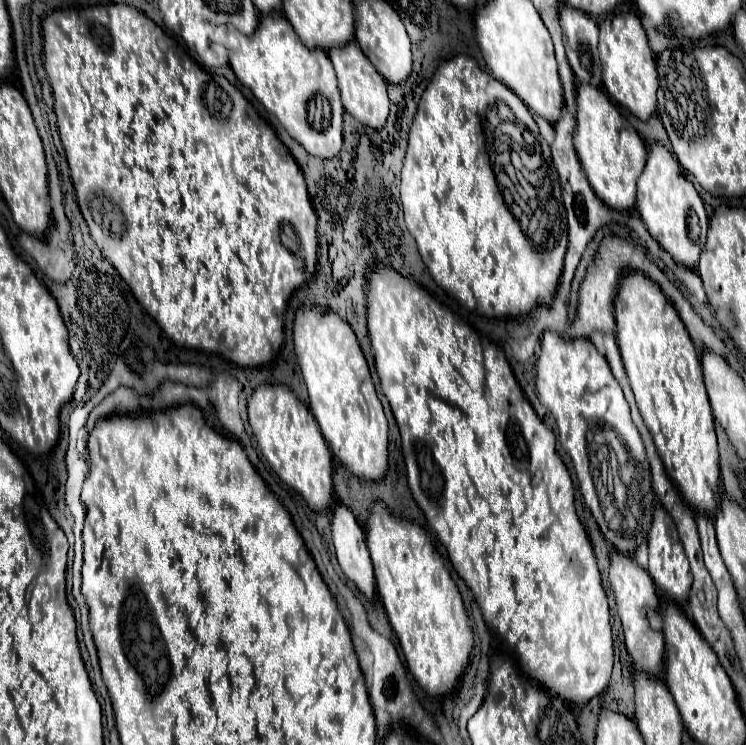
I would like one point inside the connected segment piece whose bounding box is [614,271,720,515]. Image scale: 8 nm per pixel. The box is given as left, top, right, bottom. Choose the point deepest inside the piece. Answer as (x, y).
(665, 374)

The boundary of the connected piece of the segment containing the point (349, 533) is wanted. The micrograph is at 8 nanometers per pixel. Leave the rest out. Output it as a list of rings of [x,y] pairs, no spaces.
[[[336,505],[332,519],[332,543],[336,547],[338,563],[344,575],[354,581],[368,599],[372,599],[376,593],[376,583],[364,539],[364,531],[352,511],[344,505]]]

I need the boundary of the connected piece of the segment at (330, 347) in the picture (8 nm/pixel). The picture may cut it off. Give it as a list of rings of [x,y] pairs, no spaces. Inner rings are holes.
[[[302,307],[294,319],[294,349],[308,387],[310,411],[328,447],[356,477],[380,479],[388,469],[388,421],[352,327],[330,309]]]

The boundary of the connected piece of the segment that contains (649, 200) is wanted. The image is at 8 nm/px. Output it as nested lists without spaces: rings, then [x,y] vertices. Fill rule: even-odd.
[[[652,143],[648,147],[646,167],[644,167],[644,173],[640,175],[640,179],[637,181],[635,208],[640,213],[646,229],[662,245],[662,249],[672,253],[672,257],[678,263],[688,265],[690,269],[698,265],[702,245],[698,241],[690,239],[686,217],[688,217],[690,209],[696,211],[698,221],[700,221],[700,229],[706,231],[708,229],[708,215],[706,215],[706,209],[704,209],[704,203],[702,203],[698,191],[684,177],[680,163],[676,161],[676,157],[662,143]]]

